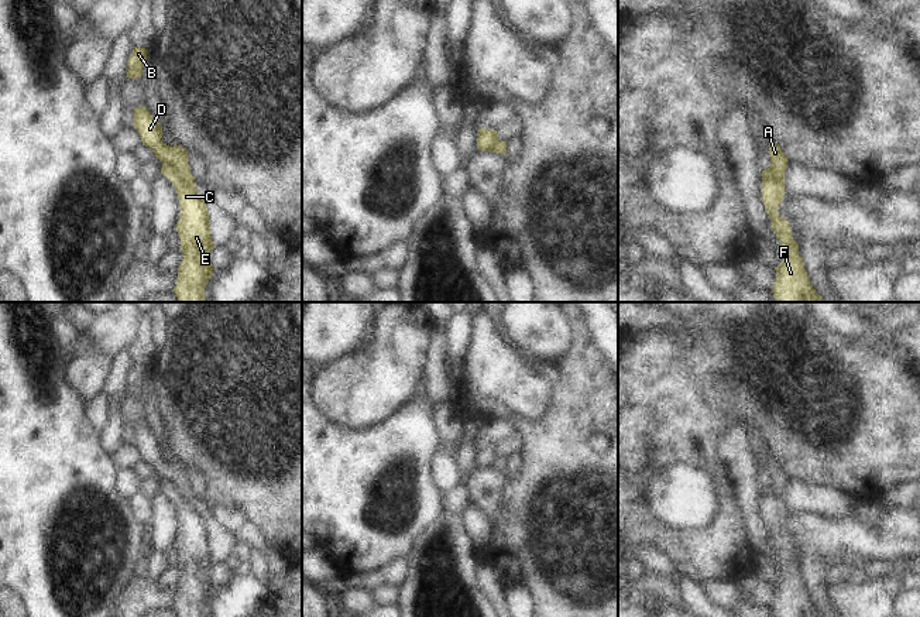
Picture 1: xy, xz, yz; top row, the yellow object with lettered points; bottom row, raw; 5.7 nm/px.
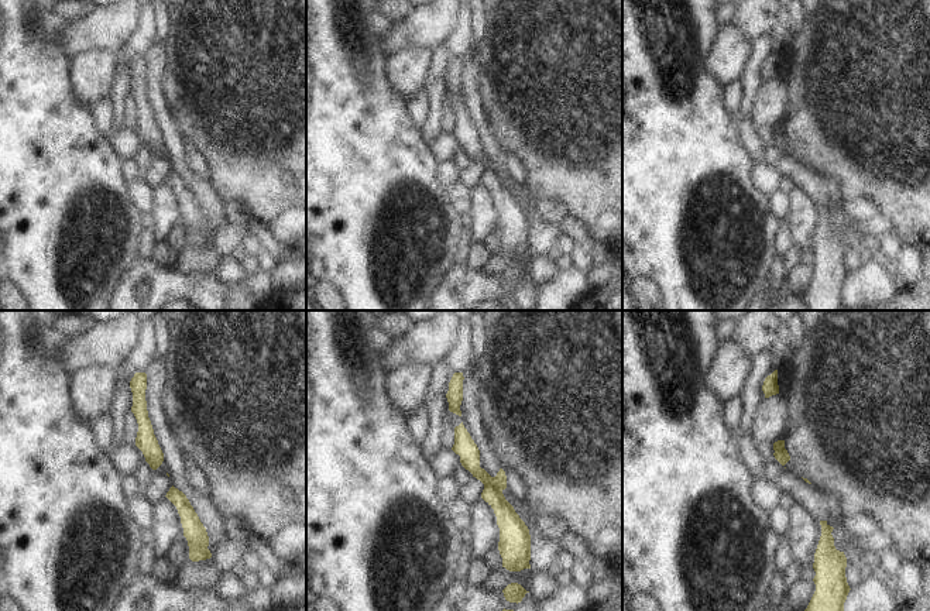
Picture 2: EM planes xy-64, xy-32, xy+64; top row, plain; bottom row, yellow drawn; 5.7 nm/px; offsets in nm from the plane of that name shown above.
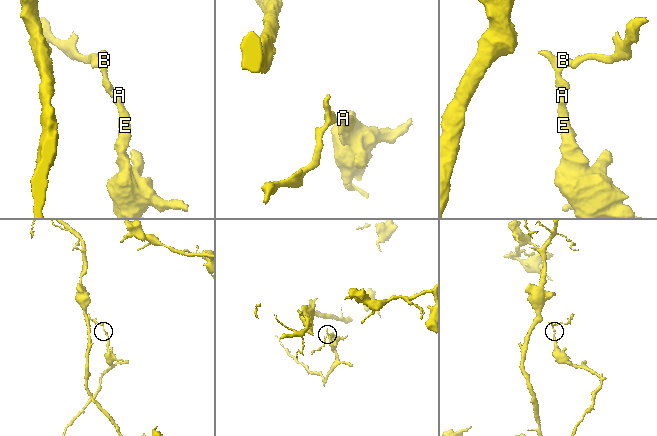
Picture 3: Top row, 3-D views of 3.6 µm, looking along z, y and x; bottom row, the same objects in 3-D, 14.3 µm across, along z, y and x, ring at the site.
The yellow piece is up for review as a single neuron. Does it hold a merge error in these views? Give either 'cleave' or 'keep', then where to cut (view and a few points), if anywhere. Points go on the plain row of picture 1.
cleave; cut in xy along (162, 479), (171, 480), (192, 500)

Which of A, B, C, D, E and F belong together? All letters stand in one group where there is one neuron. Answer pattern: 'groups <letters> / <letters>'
groups A B D / C E F

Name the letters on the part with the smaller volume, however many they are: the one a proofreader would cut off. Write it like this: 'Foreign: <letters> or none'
Foreign: A, B, D

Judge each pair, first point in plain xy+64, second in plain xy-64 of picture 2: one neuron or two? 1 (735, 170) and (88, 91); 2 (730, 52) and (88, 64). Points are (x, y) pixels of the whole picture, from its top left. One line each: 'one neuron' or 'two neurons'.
1: two neurons
2: one neuron

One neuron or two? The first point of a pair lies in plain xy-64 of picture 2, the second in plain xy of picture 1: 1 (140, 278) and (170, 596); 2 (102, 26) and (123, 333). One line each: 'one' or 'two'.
1: one
2: one

